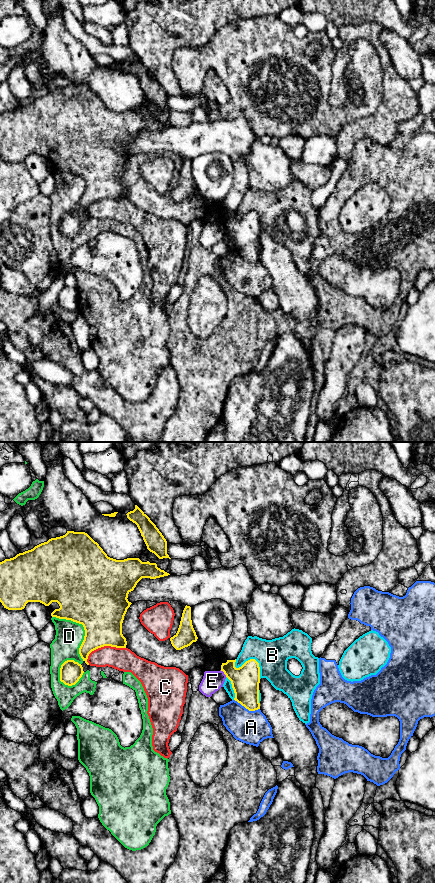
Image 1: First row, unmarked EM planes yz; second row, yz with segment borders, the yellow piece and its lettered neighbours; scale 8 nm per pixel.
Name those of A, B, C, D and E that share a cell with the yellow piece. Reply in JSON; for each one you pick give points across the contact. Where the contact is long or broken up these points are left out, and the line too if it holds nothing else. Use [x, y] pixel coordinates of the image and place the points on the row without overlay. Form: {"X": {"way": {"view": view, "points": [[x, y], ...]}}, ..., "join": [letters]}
{"join": []}

